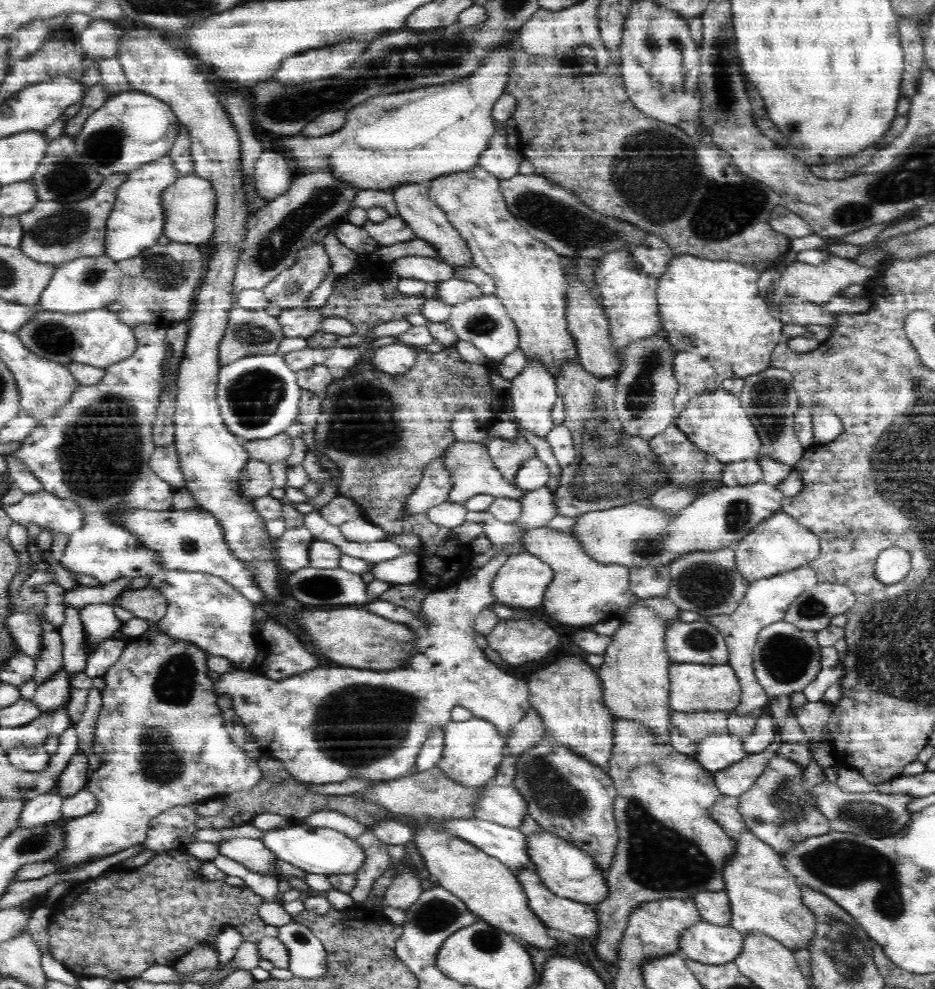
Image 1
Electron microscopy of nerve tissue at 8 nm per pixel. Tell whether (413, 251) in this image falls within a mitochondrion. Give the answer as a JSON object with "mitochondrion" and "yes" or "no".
{"mitochondrion":"no"}

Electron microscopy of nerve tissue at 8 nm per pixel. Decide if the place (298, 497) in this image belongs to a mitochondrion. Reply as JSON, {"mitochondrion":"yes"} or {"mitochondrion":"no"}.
{"mitochondrion":"no"}

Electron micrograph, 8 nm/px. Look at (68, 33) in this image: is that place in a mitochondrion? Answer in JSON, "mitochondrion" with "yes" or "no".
{"mitochondrion":"no"}

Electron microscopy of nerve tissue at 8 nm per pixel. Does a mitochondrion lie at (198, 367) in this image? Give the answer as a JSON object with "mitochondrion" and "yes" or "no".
{"mitochondrion":"no"}

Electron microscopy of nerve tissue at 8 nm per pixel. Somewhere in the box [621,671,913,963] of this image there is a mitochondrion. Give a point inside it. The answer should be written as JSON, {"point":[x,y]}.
{"point":[842,863]}

